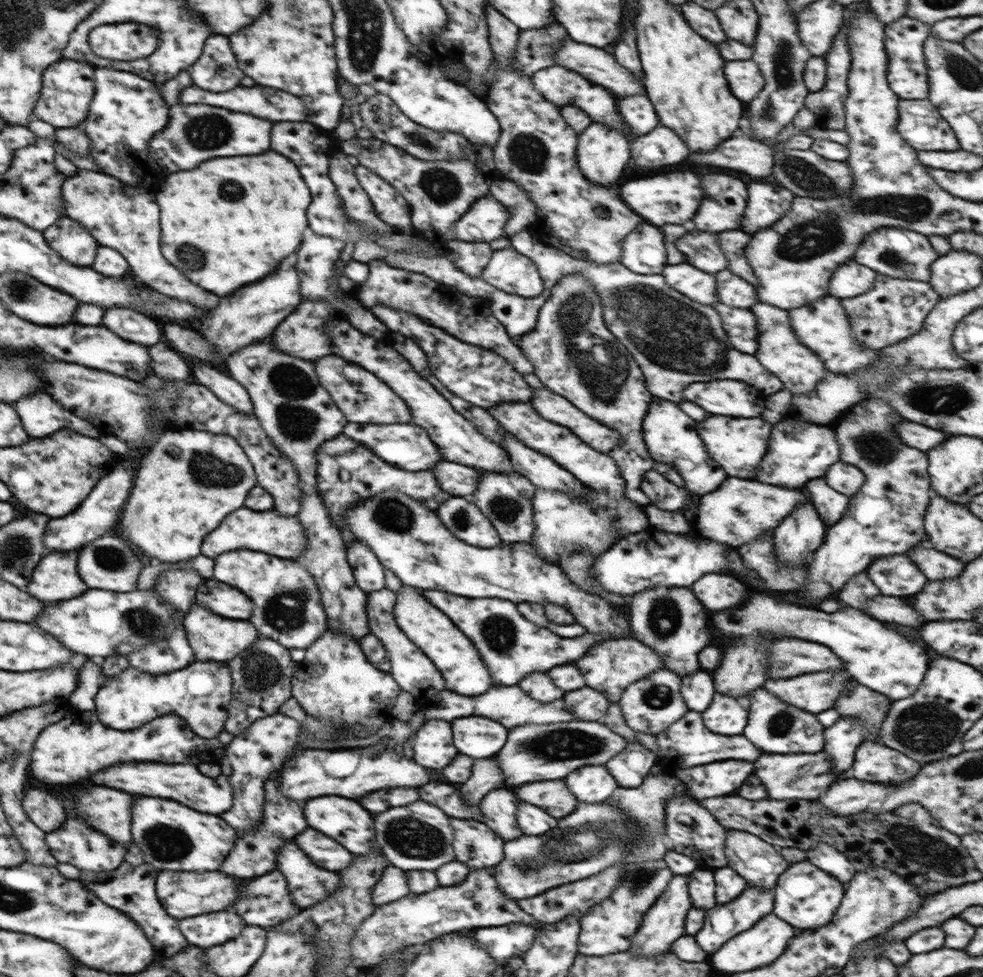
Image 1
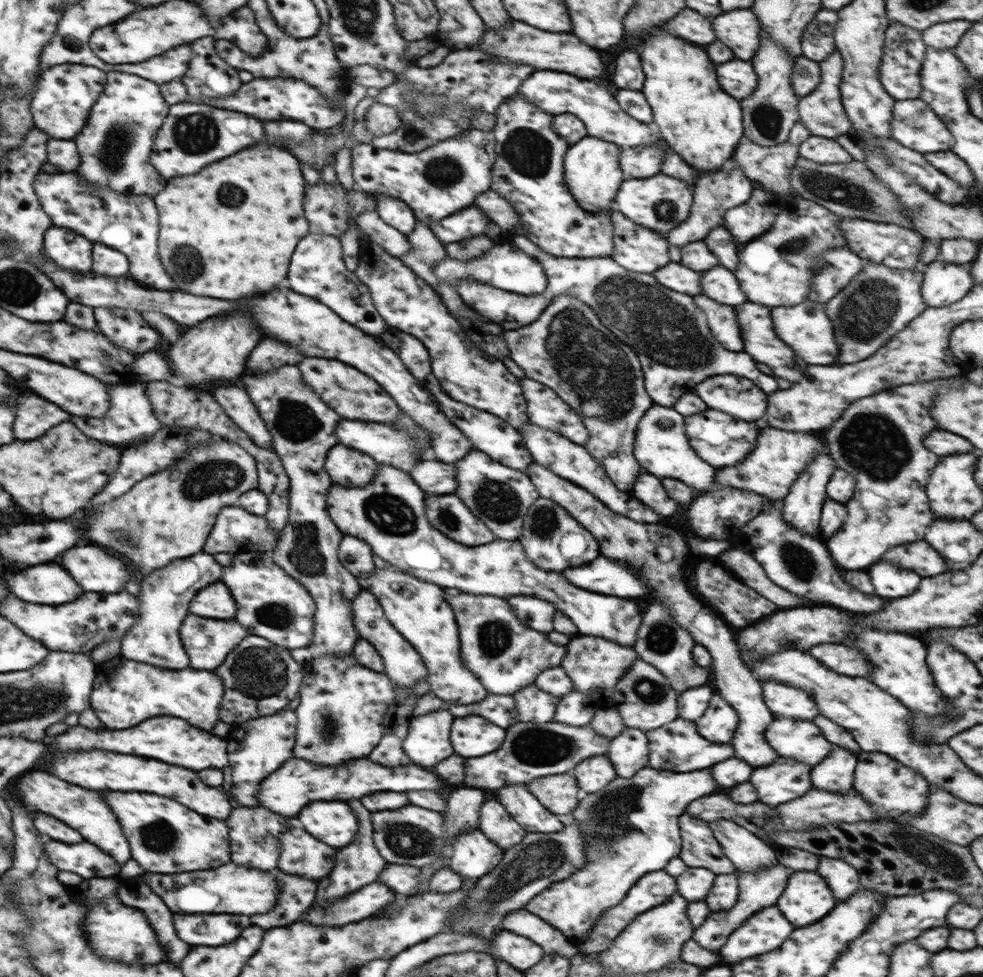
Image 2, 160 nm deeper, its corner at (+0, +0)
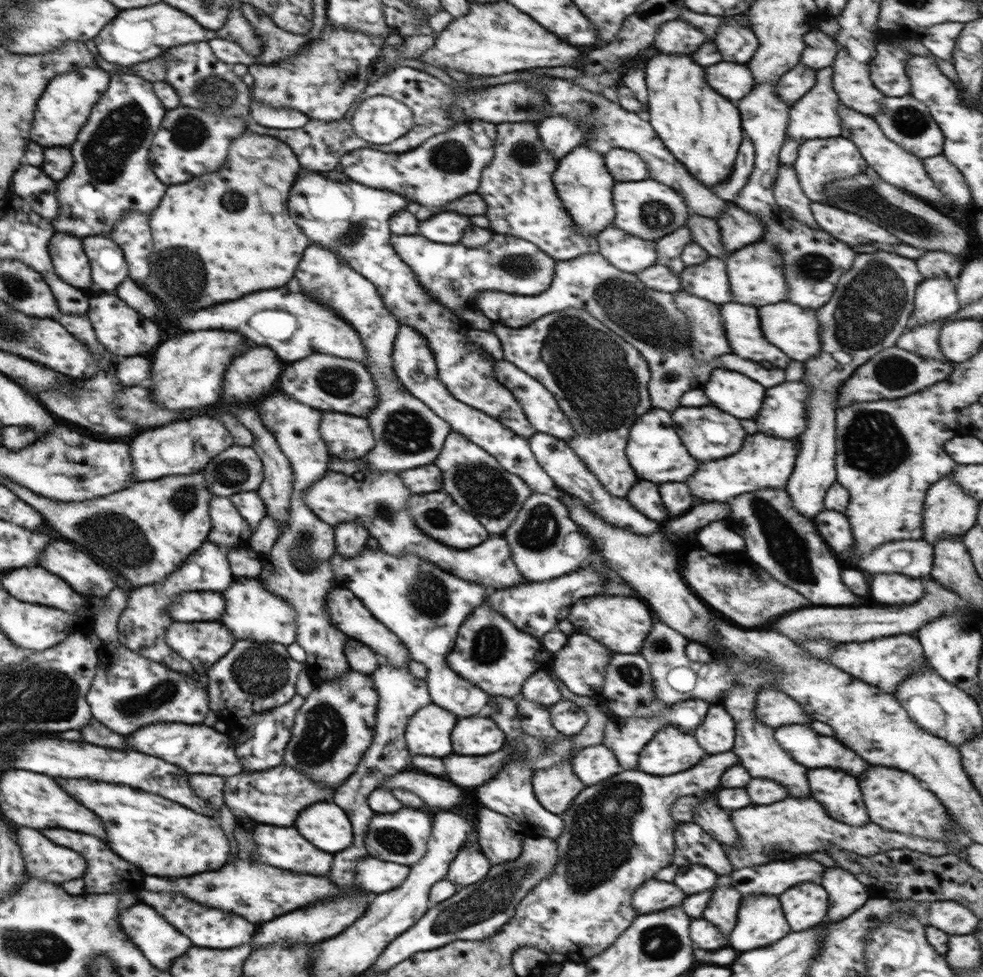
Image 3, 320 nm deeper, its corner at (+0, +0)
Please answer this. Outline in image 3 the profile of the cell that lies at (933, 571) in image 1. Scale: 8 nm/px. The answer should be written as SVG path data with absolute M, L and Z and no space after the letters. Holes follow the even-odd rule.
M923 539L884 543L882 548L860 558L858 568L870 574L896 572L921 580L930 576L934 564L933 547Z

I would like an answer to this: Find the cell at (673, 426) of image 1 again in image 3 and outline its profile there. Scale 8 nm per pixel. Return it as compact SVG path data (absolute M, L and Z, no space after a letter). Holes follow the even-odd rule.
M652 408L630 427L626 453L629 463L640 480L650 480L659 485L664 482L686 482L696 472L698 462L686 452L681 437L670 424L672 424L670 412Z

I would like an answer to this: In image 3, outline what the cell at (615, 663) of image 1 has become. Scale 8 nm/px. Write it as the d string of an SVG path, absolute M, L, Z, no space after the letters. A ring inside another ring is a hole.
M572 634L554 662L556 676L575 695L599 696L612 651L586 634Z

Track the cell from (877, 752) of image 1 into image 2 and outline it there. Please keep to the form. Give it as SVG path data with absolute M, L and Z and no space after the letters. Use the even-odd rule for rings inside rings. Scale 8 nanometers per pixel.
M860 752L854 774L854 788L864 796L870 808L880 818L904 818L905 815L922 814L928 804L929 782L914 769L896 762L881 752Z

